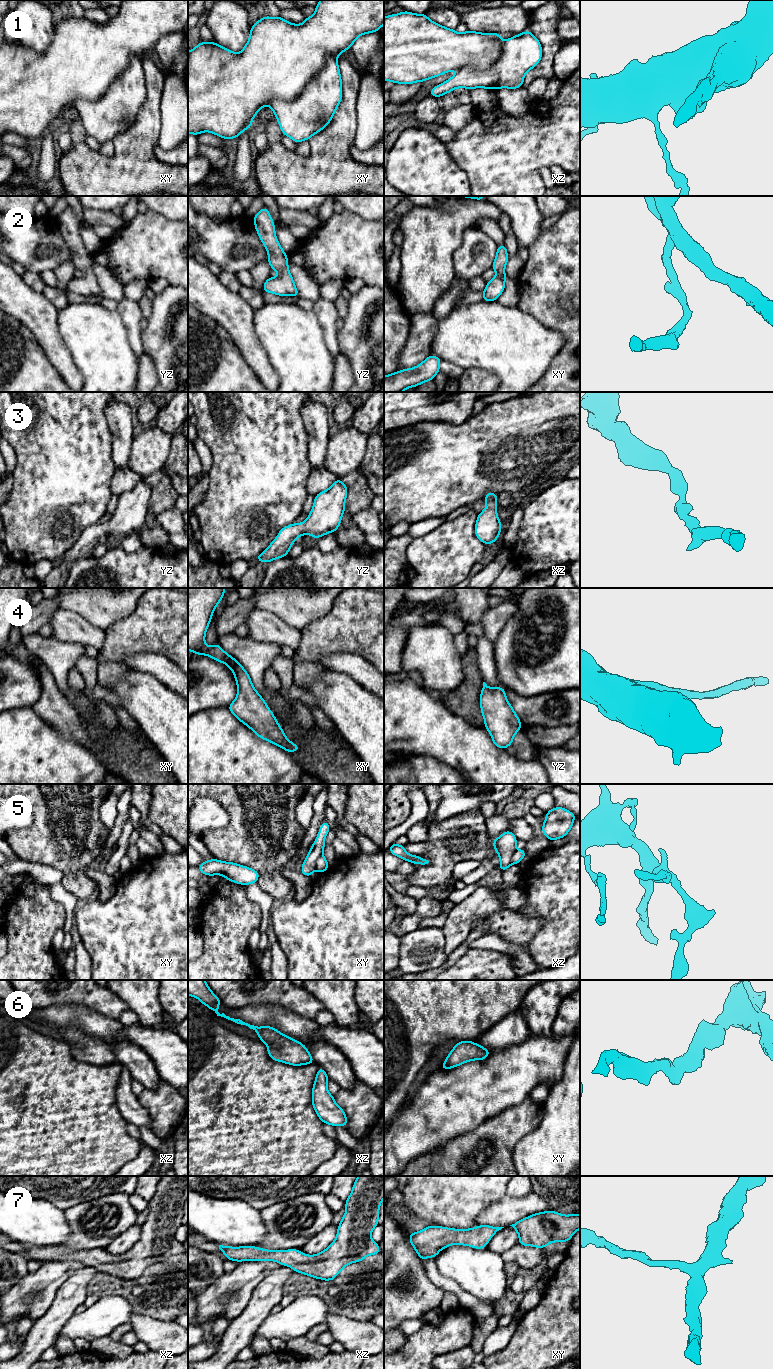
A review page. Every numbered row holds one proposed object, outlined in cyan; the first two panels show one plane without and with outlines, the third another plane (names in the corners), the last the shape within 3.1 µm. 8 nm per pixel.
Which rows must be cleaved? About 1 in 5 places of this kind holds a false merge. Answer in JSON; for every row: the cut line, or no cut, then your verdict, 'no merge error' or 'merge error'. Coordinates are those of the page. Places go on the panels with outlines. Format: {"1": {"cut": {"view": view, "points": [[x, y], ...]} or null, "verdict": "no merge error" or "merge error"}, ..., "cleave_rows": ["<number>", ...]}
{"1": {"cut": {"view": "xy", "points": [[336, 55], [328, 58], [294, 99], [273, 98], [268, 105]]}, "verdict": "merge error"}, "2": {"cut": null, "verdict": "no merge error"}, "3": {"cut": null, "verdict": "no merge error"}, "4": {"cut": null, "verdict": "no merge error"}, "5": {"cut": {"view": "xy", "points": [[321, 855], [316, 861], [315, 869]]}, "verdict": "merge error"}, "6": {"cut": null, "verdict": "no merge error"}, "7": {"cut": null, "verdict": "no merge error"}, "cleave_rows": ["1", "5"]}

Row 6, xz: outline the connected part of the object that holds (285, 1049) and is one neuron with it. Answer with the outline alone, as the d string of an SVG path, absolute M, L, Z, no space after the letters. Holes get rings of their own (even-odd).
M188 980L188 995L199 999L202 1004L213 1010L217 1016L224 1017L237 1024L246 1025L256 1031L259 1040L267 1045L268 1055L272 1060L293 1066L315 1063L304 1044L289 1036L283 1035L274 1027L258 1027L245 1023L240 1019L230 1018L224 1013L220 1014L218 1012L218 1006L221 1004L221 1001L211 991L205 980Z

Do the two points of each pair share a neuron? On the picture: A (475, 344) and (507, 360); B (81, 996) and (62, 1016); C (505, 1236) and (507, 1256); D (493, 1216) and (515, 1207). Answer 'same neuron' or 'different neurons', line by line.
A: same neuron
B: different neurons
C: different neurons
D: same neuron

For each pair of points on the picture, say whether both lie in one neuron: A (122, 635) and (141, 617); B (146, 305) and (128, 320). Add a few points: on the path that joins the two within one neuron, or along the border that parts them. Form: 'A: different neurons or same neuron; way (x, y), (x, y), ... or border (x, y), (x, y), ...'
A: same neuron; way (127, 631), (136, 622)
B: different neurons; border (138, 302), (142, 316)

